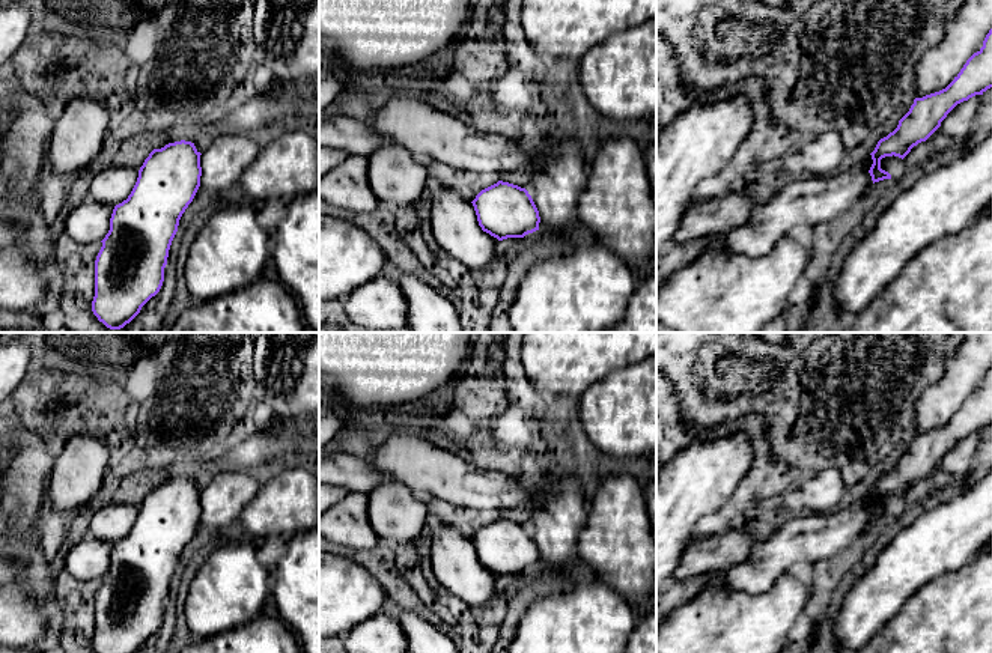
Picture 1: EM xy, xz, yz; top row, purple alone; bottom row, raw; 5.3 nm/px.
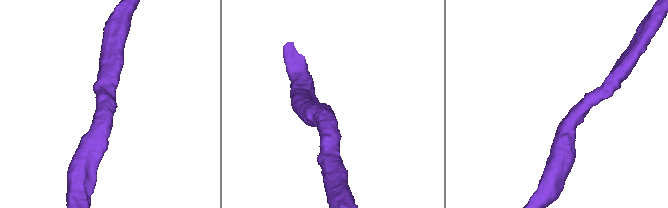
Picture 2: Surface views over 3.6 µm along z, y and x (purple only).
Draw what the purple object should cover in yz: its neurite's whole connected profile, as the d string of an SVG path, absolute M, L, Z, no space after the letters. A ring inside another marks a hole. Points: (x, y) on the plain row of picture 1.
M992 366L983 378L983 384L974 390L954 417L942 427L915 435L909 448L899 457L897 465L881 475L870 491L873 501L869 507L873 521L891 516L881 506L885 494L905 495L914 483L926 478L939 463L947 451L960 439L975 432L983 432L992 424Z

